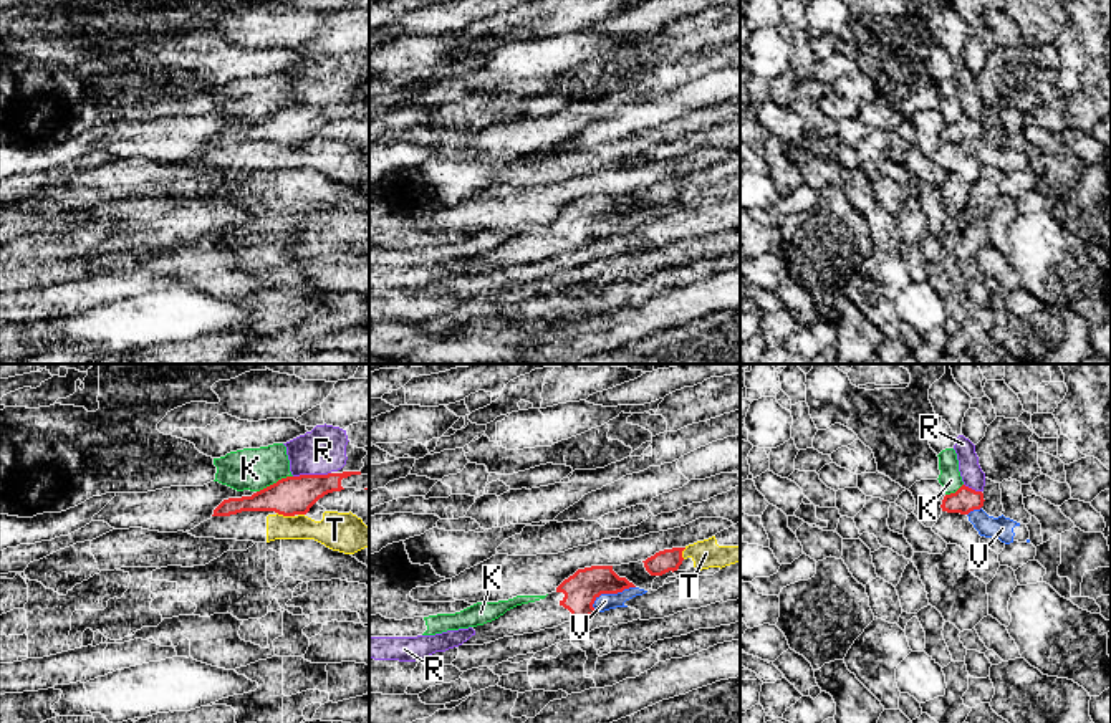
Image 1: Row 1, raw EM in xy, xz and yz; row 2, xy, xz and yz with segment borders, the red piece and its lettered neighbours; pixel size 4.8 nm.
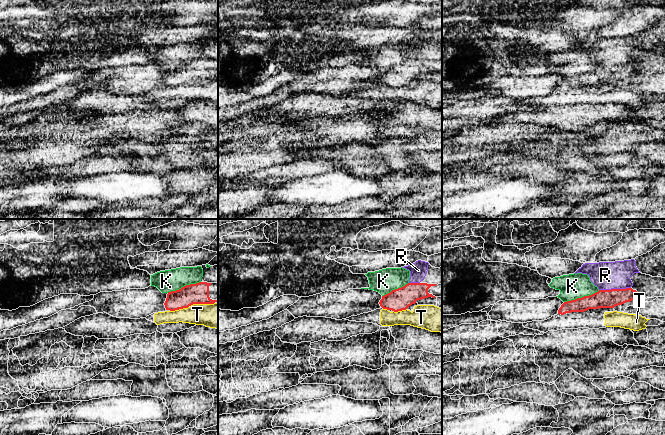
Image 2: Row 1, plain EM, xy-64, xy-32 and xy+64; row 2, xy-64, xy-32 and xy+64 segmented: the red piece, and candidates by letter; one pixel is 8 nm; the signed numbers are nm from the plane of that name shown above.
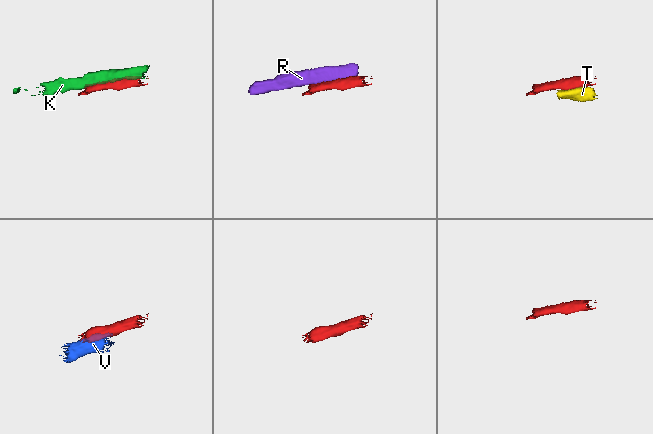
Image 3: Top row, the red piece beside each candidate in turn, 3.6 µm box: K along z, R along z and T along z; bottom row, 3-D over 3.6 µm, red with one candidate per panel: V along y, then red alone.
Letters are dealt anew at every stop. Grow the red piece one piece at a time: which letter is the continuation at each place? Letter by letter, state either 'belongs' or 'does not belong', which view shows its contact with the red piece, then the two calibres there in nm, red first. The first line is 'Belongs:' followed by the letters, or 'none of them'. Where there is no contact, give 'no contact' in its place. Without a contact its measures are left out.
Belongs: none of them
K: does not belong; contact in xy; calibres 190 and 200 nm
R: does not belong; contact in xy; calibres 190 and 220 nm
T: does not belong; contact in xy; calibres 190 and 160 nm
V: does not belong; contact in xz; calibres 160 and 80 nm

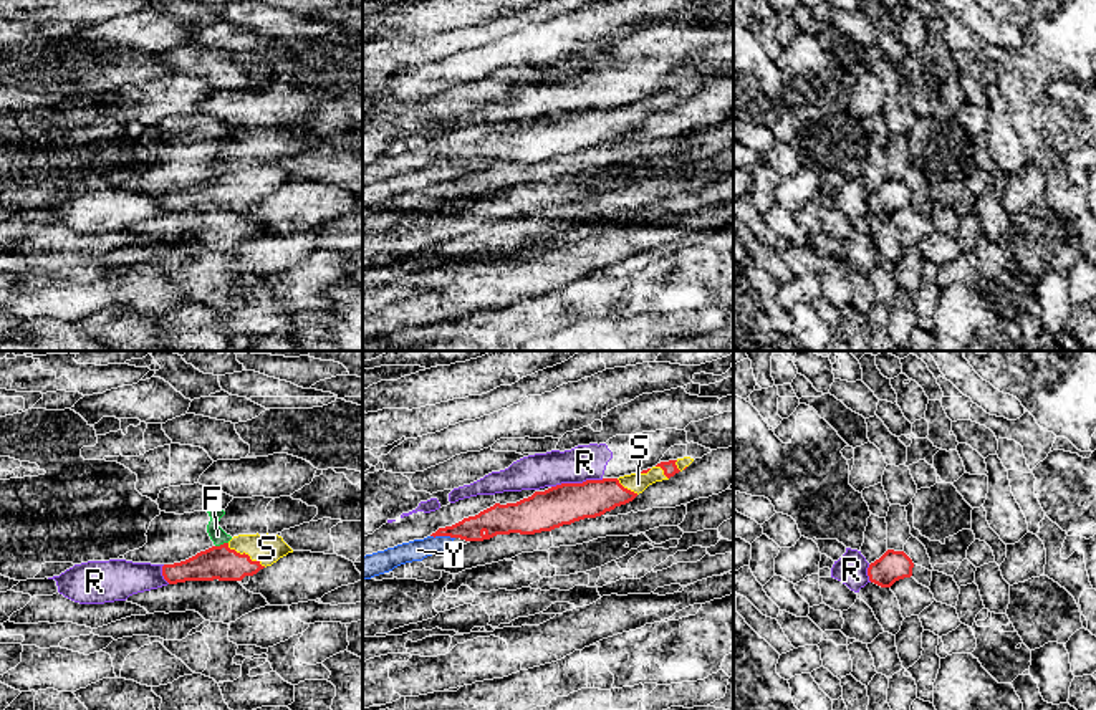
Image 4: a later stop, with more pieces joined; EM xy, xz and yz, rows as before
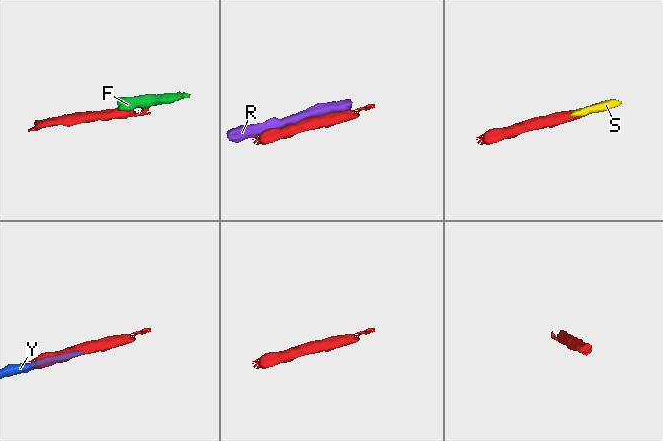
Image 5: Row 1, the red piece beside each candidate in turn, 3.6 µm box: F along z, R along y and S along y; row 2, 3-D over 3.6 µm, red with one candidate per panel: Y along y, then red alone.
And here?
Belongs: S
F: does not belong; contact in xy; calibres 160 and 80 nm
R: does not belong; contact in xz; calibres 200 and 180 nm
S: belongs; contact in xy; calibres 160 and 140 nm
Y: does not belong; contact in xz; calibres 120 and 100 nm

